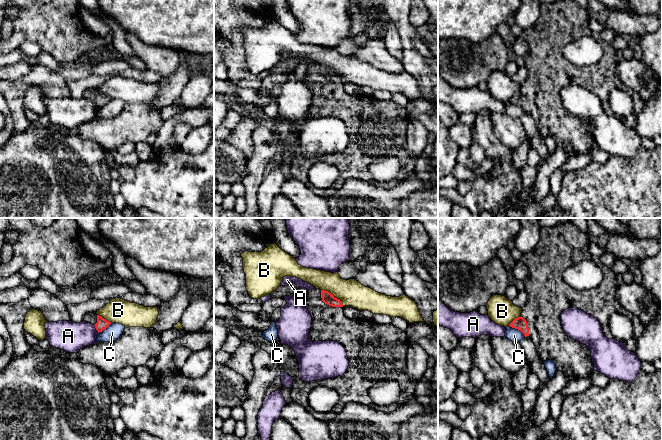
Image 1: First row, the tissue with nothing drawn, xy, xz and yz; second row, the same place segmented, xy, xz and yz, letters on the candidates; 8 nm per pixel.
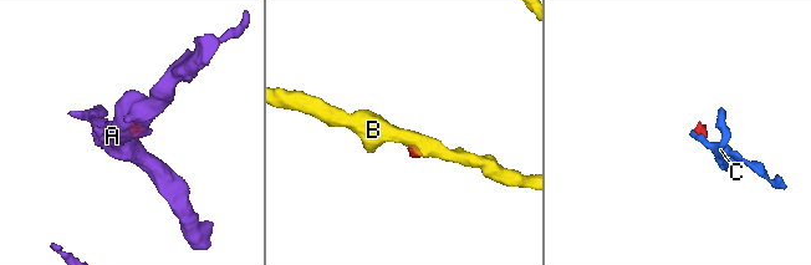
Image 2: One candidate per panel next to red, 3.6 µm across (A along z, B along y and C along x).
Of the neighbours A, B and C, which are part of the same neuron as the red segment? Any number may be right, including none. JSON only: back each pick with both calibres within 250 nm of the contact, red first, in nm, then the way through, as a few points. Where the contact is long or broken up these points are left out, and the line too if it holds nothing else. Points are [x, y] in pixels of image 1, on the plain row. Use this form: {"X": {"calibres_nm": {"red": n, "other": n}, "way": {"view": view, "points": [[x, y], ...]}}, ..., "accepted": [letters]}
{"accepted": []}

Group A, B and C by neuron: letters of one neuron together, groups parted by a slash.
A / B / C

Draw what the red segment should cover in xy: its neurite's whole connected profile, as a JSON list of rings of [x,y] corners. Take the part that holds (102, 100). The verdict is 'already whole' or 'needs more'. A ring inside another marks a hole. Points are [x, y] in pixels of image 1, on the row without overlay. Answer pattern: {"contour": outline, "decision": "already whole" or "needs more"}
{"contour": [[[96,88],[85,91],[84,97],[93,100],[98,109],[105,106],[111,100],[111,98],[97,91]]], "decision": "needs more"}

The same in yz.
{"contour": [[[521,92],[515,94],[510,100],[510,103],[520,106],[525,113],[529,112],[529,104],[527,97]]], "decision": "already whole"}

